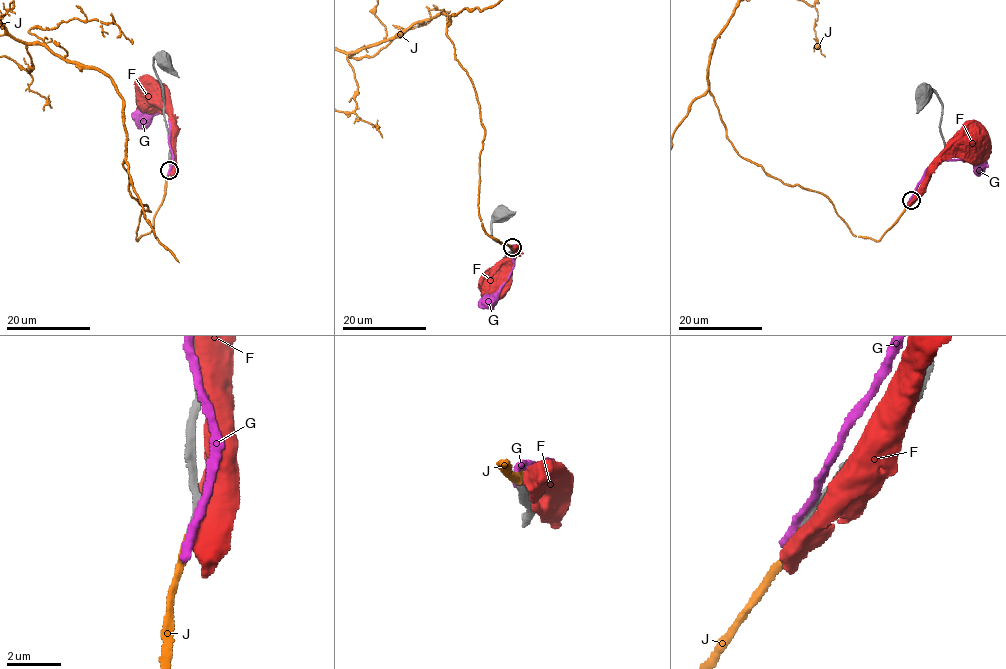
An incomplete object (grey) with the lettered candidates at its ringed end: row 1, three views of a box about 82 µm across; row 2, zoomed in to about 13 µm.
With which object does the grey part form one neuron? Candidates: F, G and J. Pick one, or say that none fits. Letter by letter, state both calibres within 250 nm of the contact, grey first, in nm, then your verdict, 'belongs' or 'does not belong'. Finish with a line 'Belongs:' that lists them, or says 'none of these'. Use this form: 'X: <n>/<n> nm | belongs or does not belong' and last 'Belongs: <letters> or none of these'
F: 300/550 nm | does not belong
G: 360/280 nm | does not belong
J: 280/240 nm | belongs
Belongs: J

